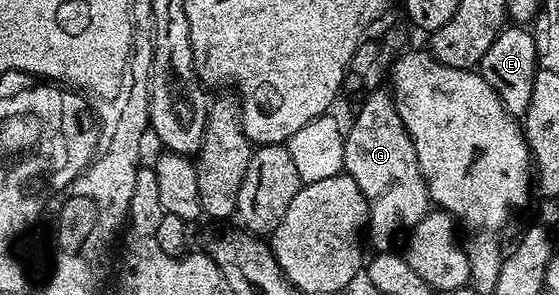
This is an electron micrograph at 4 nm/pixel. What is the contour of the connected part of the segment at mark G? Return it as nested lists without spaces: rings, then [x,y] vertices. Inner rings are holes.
[[[392,92],[366,93],[361,103],[353,126],[348,126],[345,133],[344,172],[359,183],[359,191],[369,204],[368,240],[370,237],[377,247],[385,247],[396,233],[404,234],[430,212],[429,188],[419,171],[413,140],[403,127],[403,119],[399,119]]]

